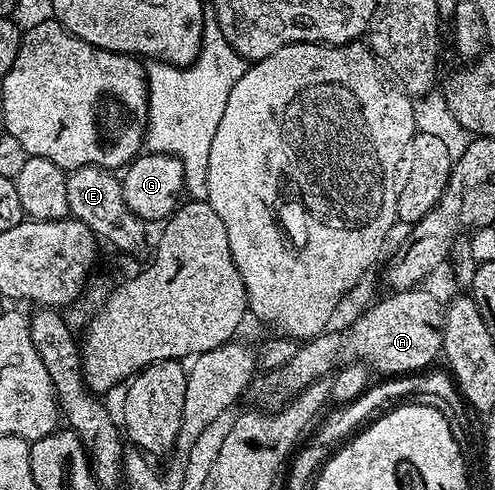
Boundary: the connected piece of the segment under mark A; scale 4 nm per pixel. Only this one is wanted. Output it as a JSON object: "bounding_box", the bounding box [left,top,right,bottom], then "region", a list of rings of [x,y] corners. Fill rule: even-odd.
{"bounding_box":[249,286,444,410],"region":[[[418,286],[416,288],[409,288],[407,291],[399,291],[388,293],[389,296],[385,297],[383,300],[379,301],[377,304],[373,305],[371,308],[367,309],[357,320],[353,321],[347,328],[333,332],[334,330],[326,330],[320,335],[313,337],[309,341],[304,341],[296,350],[295,355],[291,358],[290,362],[287,362],[286,365],[268,369],[263,376],[258,375],[250,387],[249,394],[255,398],[256,404],[258,407],[267,409],[267,410],[276,410],[284,405],[287,401],[293,399],[301,392],[302,389],[306,386],[311,385],[317,379],[322,379],[328,377],[335,367],[344,366],[349,363],[362,363],[365,366],[369,367],[374,373],[379,372],[381,376],[405,376],[408,374],[413,374],[416,372],[424,371],[428,369],[432,364],[430,364],[436,357],[440,357],[442,353],[442,330],[444,328],[444,305],[440,304],[438,298],[431,292],[427,291],[426,287]]]}

